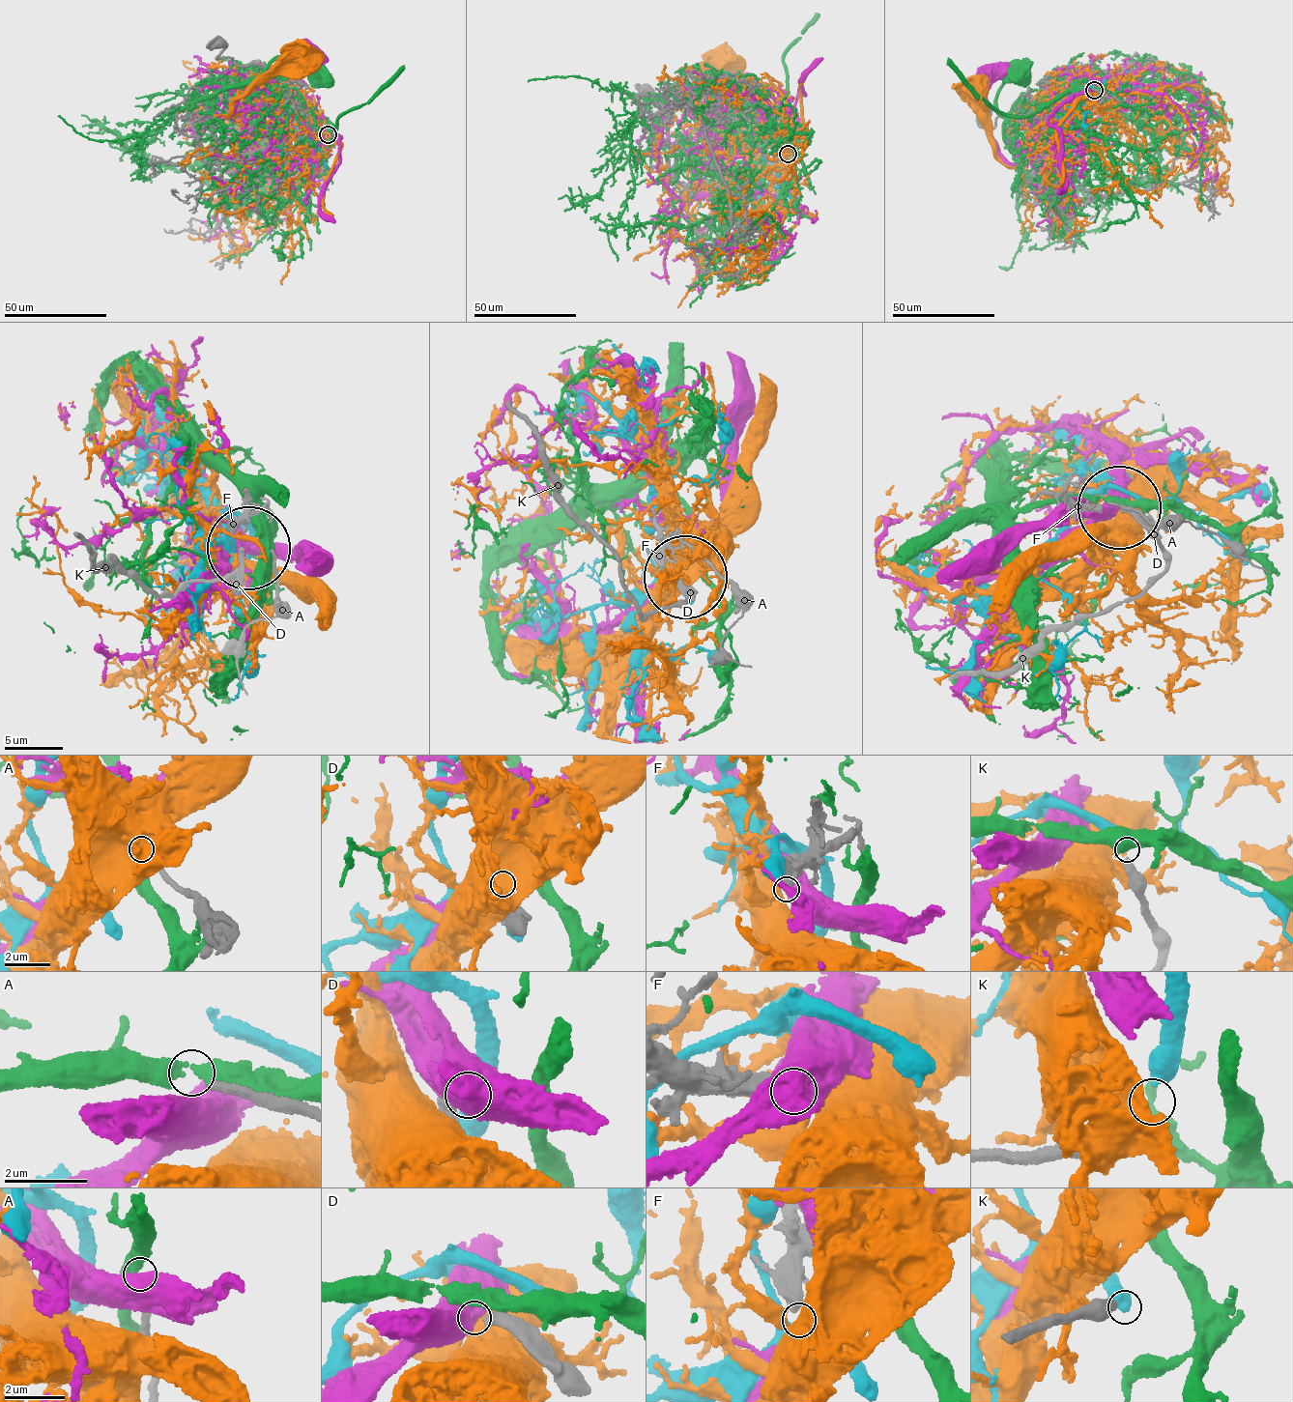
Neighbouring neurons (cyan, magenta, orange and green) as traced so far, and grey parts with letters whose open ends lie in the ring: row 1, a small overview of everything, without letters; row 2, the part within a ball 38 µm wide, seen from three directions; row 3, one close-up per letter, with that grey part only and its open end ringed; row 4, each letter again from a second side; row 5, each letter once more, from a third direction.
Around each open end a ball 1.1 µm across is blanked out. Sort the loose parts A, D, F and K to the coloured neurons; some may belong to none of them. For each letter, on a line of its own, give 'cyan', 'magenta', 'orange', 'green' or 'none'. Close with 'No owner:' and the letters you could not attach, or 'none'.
A: none
D: magenta
F: orange
K: cyan
No owner: A

